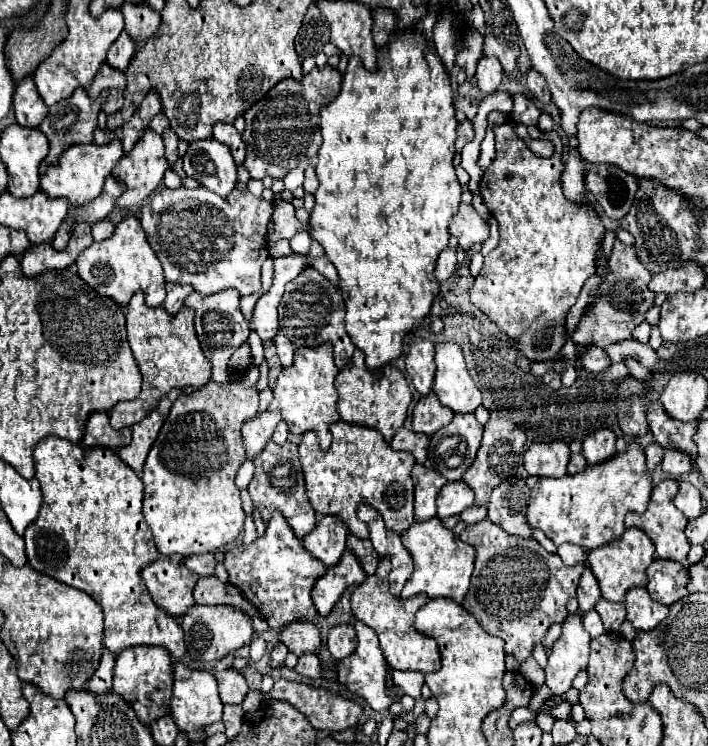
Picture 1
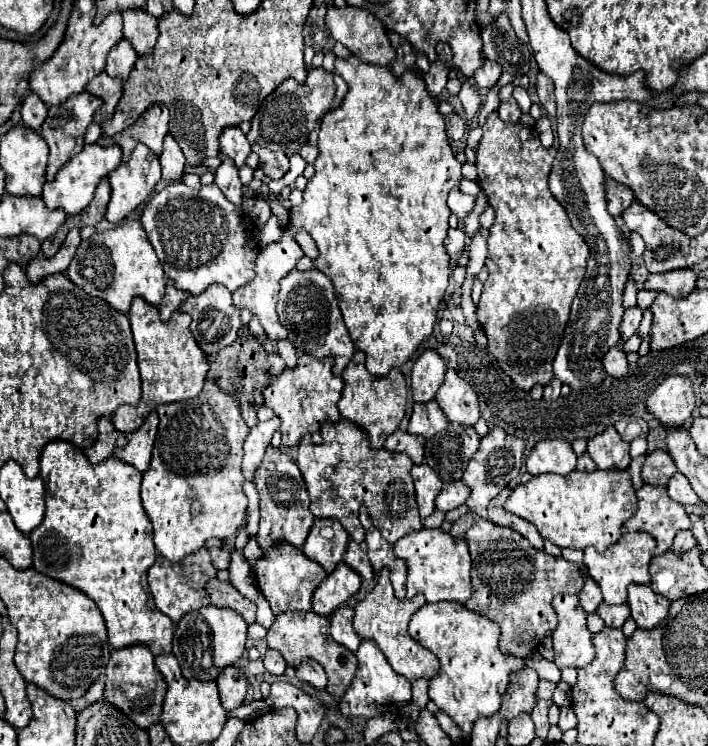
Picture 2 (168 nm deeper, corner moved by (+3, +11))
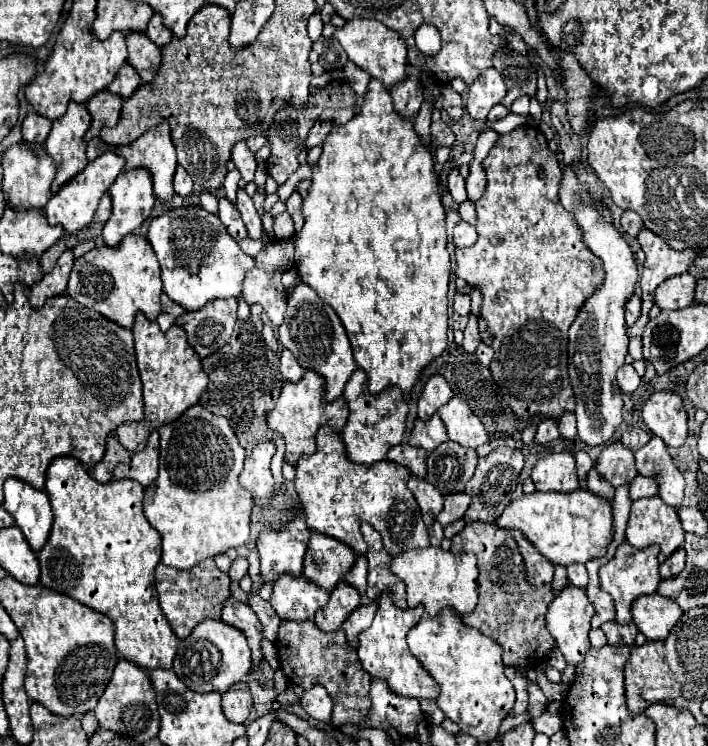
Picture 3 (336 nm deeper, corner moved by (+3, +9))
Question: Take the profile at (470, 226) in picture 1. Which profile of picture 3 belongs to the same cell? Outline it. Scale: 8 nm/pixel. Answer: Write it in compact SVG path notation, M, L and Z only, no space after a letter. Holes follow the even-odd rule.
M452 166L448 172L448 190L456 202L466 200L466 186L464 184L466 184L466 180L464 180L464 176L460 176L458 166Z

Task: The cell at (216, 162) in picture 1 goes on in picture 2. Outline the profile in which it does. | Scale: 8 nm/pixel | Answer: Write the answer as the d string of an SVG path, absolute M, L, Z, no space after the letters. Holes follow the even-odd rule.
M220 152L220 160L222 164L216 168L216 184L224 192L224 196L228 196L228 200L232 200L234 204L240 204L242 182L238 178L238 168L222 152Z

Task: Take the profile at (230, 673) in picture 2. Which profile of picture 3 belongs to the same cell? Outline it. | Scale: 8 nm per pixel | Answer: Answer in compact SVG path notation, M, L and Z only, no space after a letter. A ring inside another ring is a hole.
M238 682L238 686L234 686L232 690L228 690L228 694L222 696L222 710L226 718L234 724L244 724L248 720L250 708L252 696L246 682Z

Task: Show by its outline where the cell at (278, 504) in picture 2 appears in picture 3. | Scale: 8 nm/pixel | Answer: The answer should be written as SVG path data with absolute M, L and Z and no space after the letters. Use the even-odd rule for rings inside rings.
M302 510L296 512L296 518L288 522L282 532L264 530L256 544L260 554L262 580L276 582L284 574L300 576L308 538L310 538L310 530L304 524Z

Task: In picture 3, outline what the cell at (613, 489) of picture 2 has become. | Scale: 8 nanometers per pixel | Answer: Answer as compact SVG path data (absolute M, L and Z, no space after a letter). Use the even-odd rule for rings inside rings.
M576 490L572 494L534 492L510 502L504 514L496 520L496 526L504 530L520 530L550 564L586 564L588 560L606 554L606 546L612 540L612 506L588 490Z

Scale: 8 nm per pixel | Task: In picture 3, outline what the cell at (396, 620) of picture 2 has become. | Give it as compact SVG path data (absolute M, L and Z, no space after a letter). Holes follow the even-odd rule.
M388 592L382 594L378 612L374 616L372 626L360 634L360 644L358 644L358 656L362 668L372 676L388 682L388 688L398 694L398 696L408 696L416 700L436 700L438 698L438 682L428 676L426 670L416 662L416 658L410 654L408 644L406 644L406 634L412 626L420 622L424 616L424 608L418 606L416 610L400 610L392 604Z

